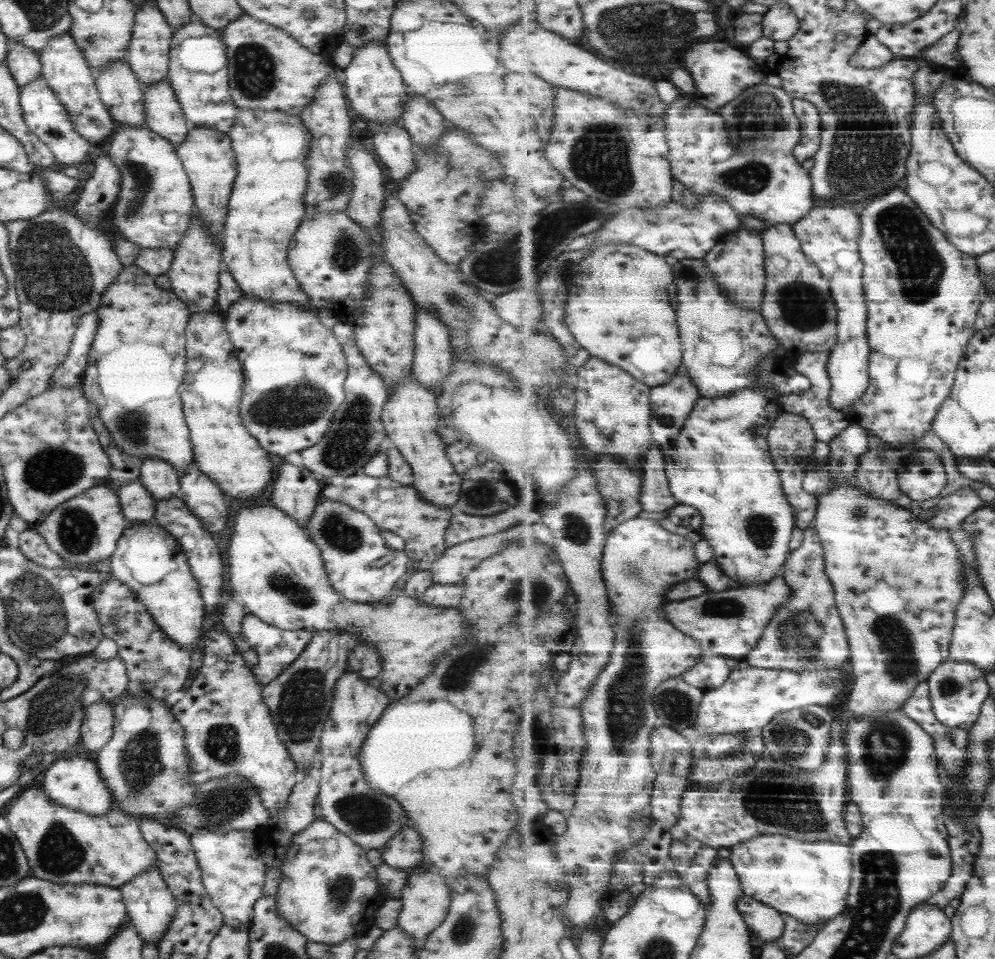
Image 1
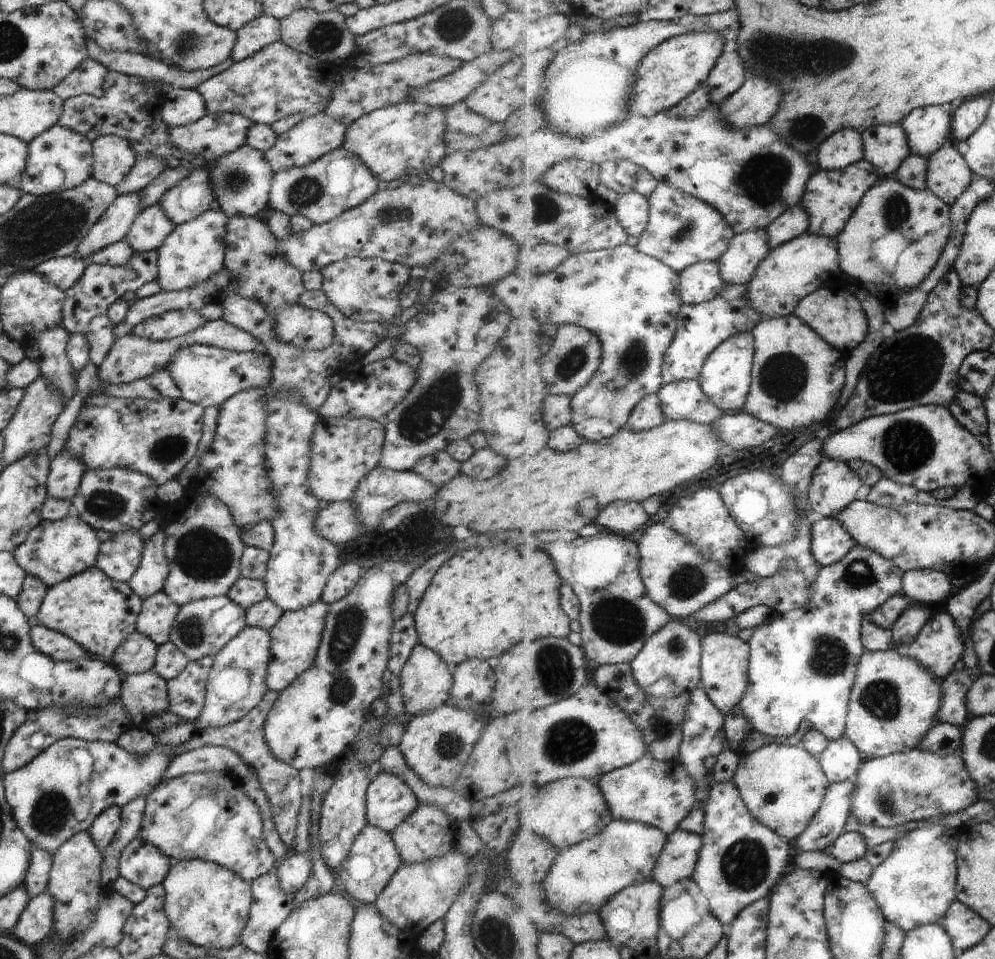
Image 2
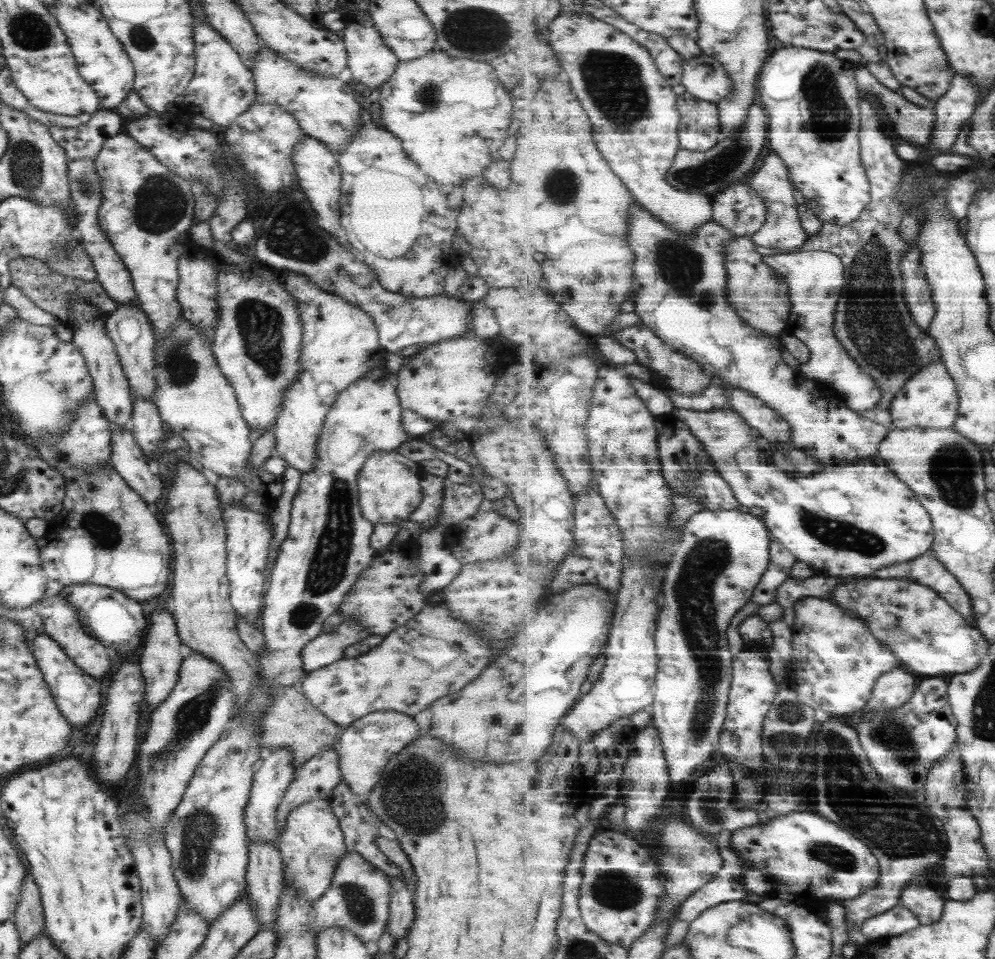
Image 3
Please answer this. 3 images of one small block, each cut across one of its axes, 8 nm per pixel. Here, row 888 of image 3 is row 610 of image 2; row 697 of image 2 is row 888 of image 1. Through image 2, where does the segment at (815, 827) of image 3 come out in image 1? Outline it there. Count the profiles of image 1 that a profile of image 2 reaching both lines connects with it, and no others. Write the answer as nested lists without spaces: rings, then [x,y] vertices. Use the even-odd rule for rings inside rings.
[[[763,834],[732,847],[728,861],[742,882],[744,894],[787,912],[803,926],[815,928],[847,908],[854,874],[851,845]]]

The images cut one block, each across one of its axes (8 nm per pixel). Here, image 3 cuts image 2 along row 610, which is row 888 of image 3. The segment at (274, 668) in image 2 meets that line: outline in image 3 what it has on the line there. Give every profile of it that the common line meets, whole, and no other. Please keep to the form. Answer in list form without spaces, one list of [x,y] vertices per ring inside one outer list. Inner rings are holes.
[[[311,799],[295,808],[286,818],[286,827],[275,840],[281,861],[282,880],[294,886],[296,894],[307,901],[318,899],[326,890],[333,878],[337,858],[347,851],[343,835],[335,815],[326,799]],[[317,846],[323,846],[323,854],[317,854]],[[335,860],[335,862],[333,862]]]

